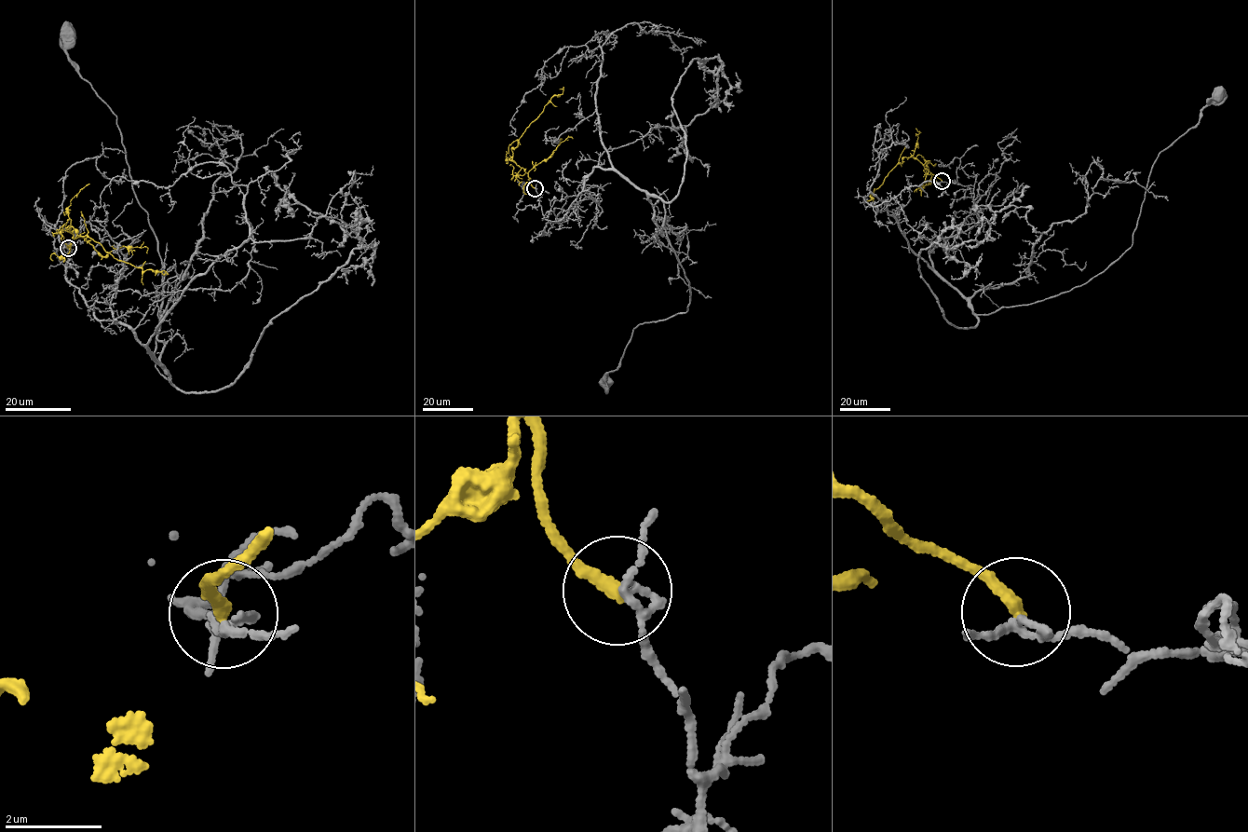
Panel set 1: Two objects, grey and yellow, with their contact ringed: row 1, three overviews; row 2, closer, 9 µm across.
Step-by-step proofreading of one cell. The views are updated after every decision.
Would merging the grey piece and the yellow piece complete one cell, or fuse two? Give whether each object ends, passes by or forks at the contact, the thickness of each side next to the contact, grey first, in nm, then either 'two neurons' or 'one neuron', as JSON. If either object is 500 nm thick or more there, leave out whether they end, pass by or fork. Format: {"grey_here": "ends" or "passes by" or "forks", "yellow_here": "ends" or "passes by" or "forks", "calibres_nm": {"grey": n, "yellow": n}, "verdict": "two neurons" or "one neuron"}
{"grey_here": "passes by", "yellow_here": "ends", "calibres_nm": {"grey": 170, "yellow": 280}, "verdict": "two neurons"}

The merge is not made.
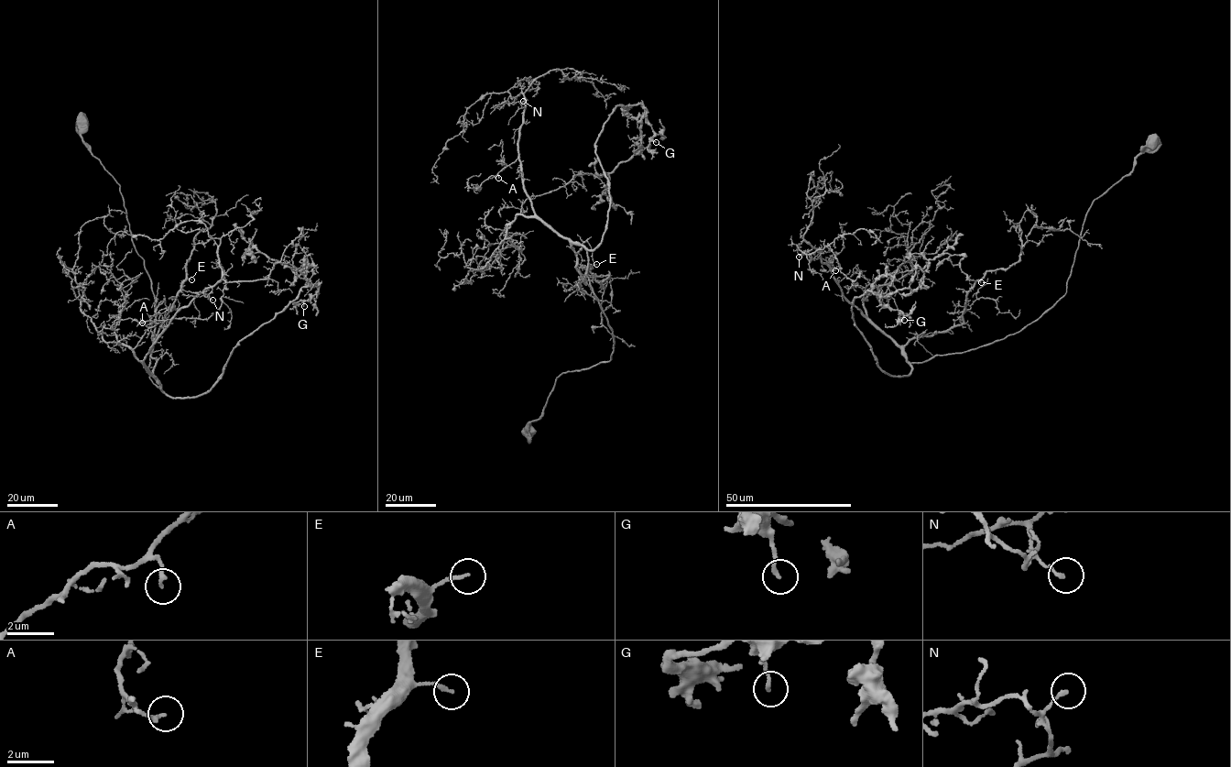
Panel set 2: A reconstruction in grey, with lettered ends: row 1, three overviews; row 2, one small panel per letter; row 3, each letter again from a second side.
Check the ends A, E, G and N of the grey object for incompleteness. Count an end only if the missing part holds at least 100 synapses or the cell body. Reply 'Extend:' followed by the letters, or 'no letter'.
Extend: no letter

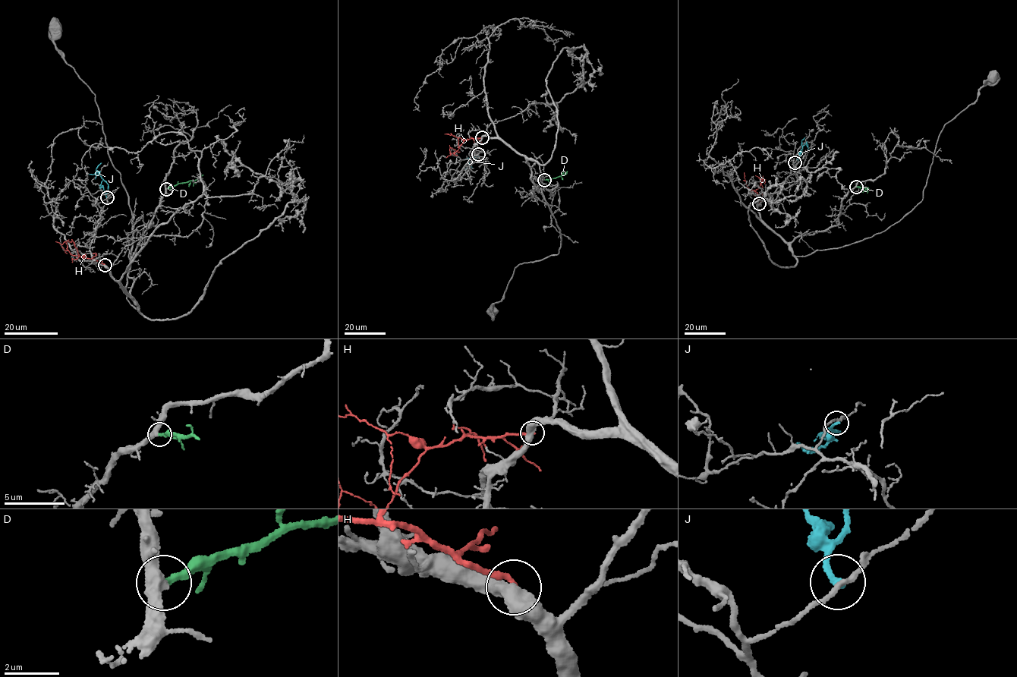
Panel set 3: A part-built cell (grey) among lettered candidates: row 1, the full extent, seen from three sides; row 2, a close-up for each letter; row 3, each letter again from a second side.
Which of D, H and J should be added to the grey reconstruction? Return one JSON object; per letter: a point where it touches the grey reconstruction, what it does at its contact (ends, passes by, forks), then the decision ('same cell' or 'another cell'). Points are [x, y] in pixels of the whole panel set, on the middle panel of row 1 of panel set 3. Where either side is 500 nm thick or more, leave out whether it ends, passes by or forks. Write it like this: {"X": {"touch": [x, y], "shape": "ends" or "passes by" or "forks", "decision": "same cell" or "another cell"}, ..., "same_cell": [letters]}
{"D": {"touch": [544, 180], "shape": "ends", "decision": "same cell"}, "H": {"touch": [482, 137], "decision": "another cell"}, "J": {"touch": [478, 154], "shape": "ends", "decision": "another cell"}, "same_cell": ["D"]}

